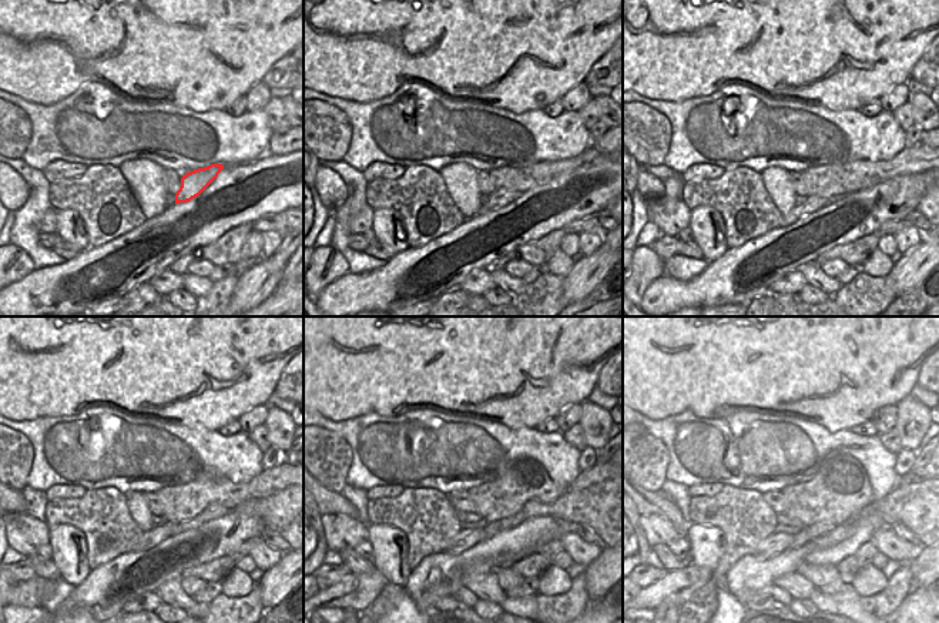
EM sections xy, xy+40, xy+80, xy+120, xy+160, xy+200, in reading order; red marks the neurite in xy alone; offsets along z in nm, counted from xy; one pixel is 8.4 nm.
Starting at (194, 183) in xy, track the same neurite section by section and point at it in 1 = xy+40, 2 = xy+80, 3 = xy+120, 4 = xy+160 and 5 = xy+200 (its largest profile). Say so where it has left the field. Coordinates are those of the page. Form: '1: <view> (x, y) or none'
1: xy+40 (499, 198)
2: xy+80 (814, 203)
3: xy+120 (151, 538)
4: xy+160 (466, 539)
5: xy+200 (775, 543)

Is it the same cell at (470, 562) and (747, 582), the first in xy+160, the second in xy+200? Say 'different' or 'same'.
same

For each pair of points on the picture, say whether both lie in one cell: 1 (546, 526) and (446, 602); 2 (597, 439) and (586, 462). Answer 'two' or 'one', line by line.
1: two
2: two

